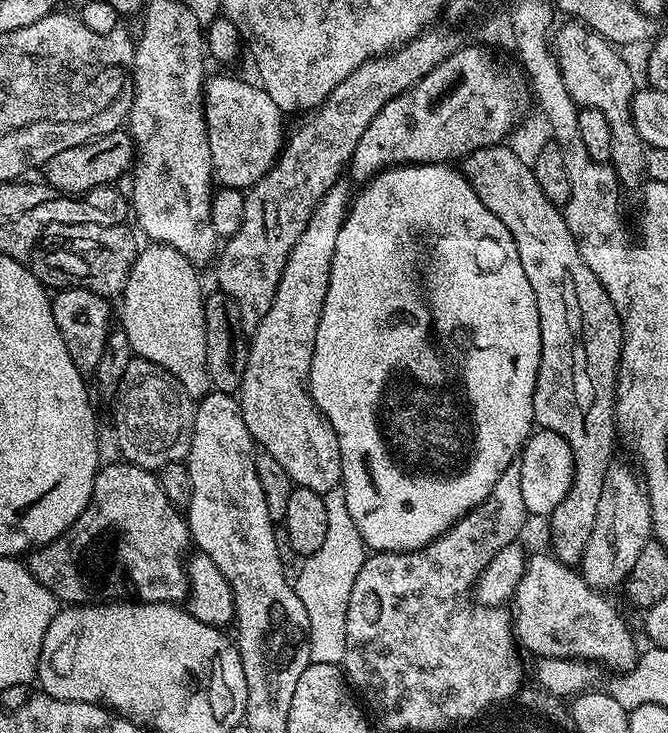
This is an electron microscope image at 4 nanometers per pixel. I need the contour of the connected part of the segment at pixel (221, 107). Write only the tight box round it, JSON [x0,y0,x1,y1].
[204,75,286,190]

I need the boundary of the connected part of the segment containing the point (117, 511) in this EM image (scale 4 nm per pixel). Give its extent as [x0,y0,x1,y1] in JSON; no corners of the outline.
[26,462,190,606]

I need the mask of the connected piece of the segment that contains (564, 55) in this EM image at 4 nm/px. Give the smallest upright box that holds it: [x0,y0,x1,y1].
[550,22,646,189]

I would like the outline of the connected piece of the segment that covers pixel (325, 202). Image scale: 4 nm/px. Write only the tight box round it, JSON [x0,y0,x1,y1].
[238,182,350,494]

